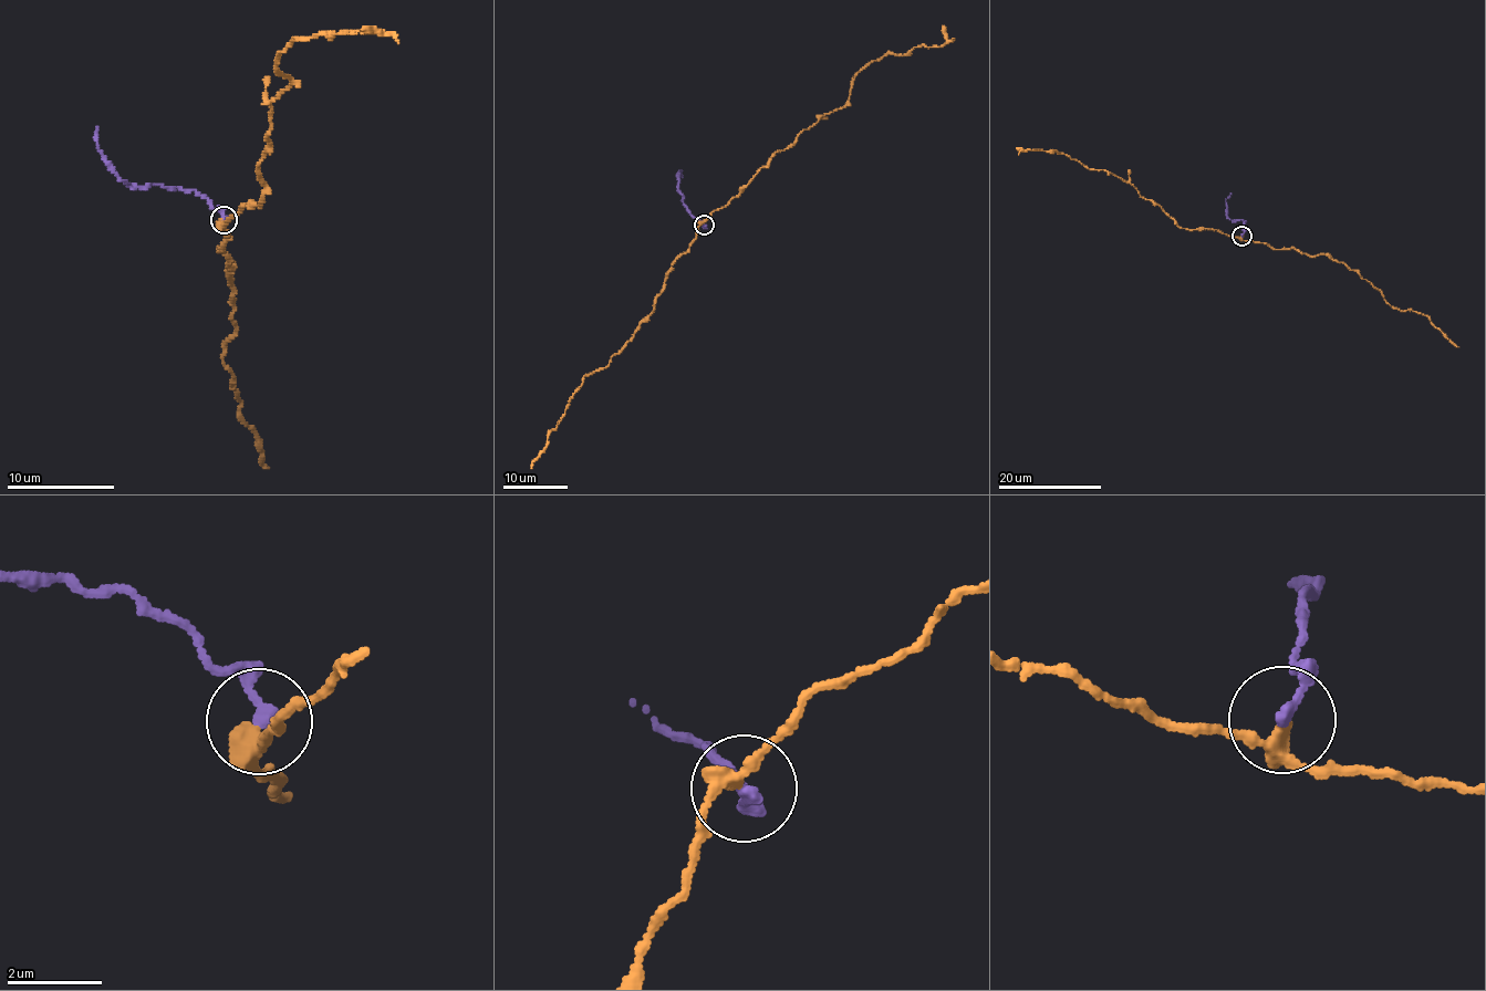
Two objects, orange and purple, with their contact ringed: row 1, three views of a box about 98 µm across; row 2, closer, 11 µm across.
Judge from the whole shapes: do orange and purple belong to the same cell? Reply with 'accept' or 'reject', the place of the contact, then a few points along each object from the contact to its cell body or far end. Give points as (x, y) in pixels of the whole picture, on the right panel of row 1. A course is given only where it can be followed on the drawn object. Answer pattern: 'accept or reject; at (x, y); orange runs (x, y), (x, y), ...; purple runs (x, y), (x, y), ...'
reject; at (1242, 236); orange runs (1242, 237), (1207, 228), (1182, 228), (1129, 183), (1109, 171), (1088, 168), (1052, 150), (1017, 149); purple runs (1242, 235), (1245, 221), (1233, 222), (1227, 215), (1225, 198), (1232, 193)

